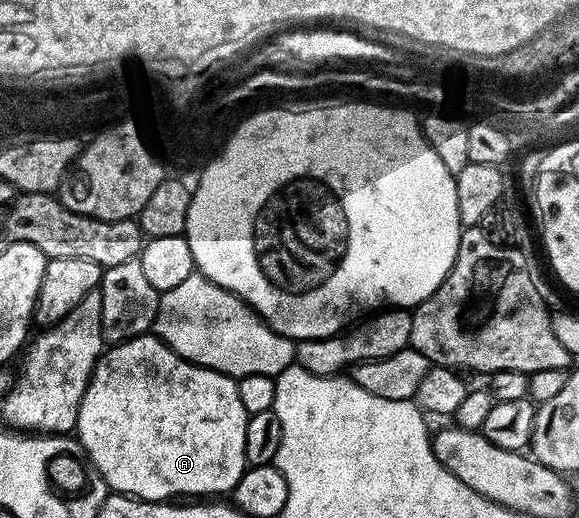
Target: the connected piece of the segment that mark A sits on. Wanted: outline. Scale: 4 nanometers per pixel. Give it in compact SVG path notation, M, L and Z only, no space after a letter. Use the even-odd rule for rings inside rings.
M153 333L141 334L127 342L111 345L103 353L94 366L88 388L82 397L76 437L86 449L90 463L102 474L107 487L115 494L125 494L144 502L164 502L174 500L177 494L202 494L198 496L226 496L233 491L234 486L242 479L248 469L246 453L244 452L244 436L246 435L246 419L248 415L240 400L238 383L228 374L222 374L207 366L197 366L186 358L181 358L171 346L167 346L161 338Z

